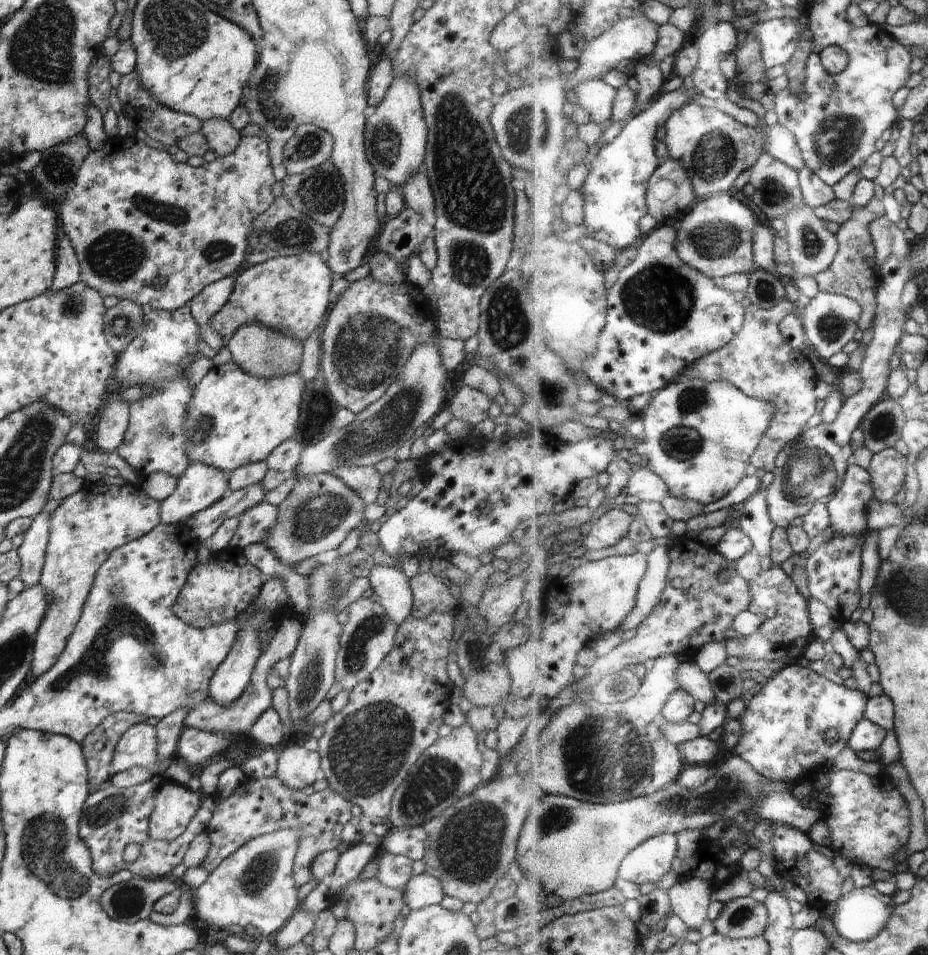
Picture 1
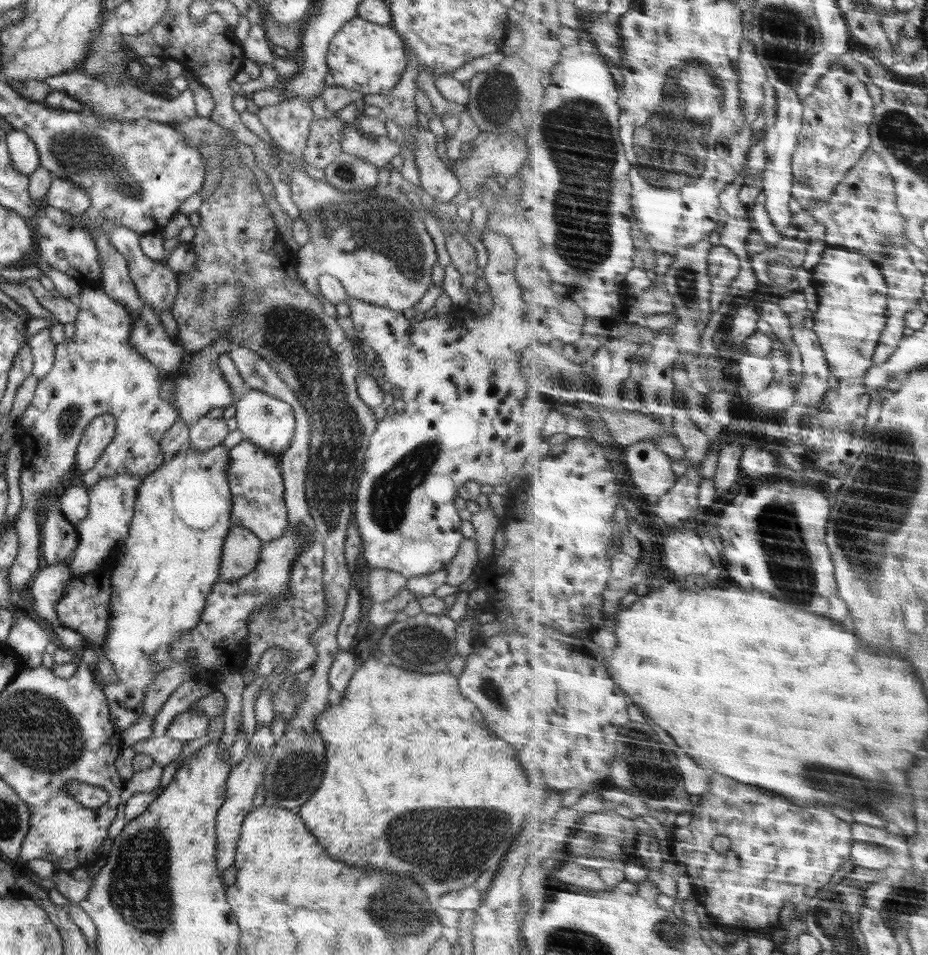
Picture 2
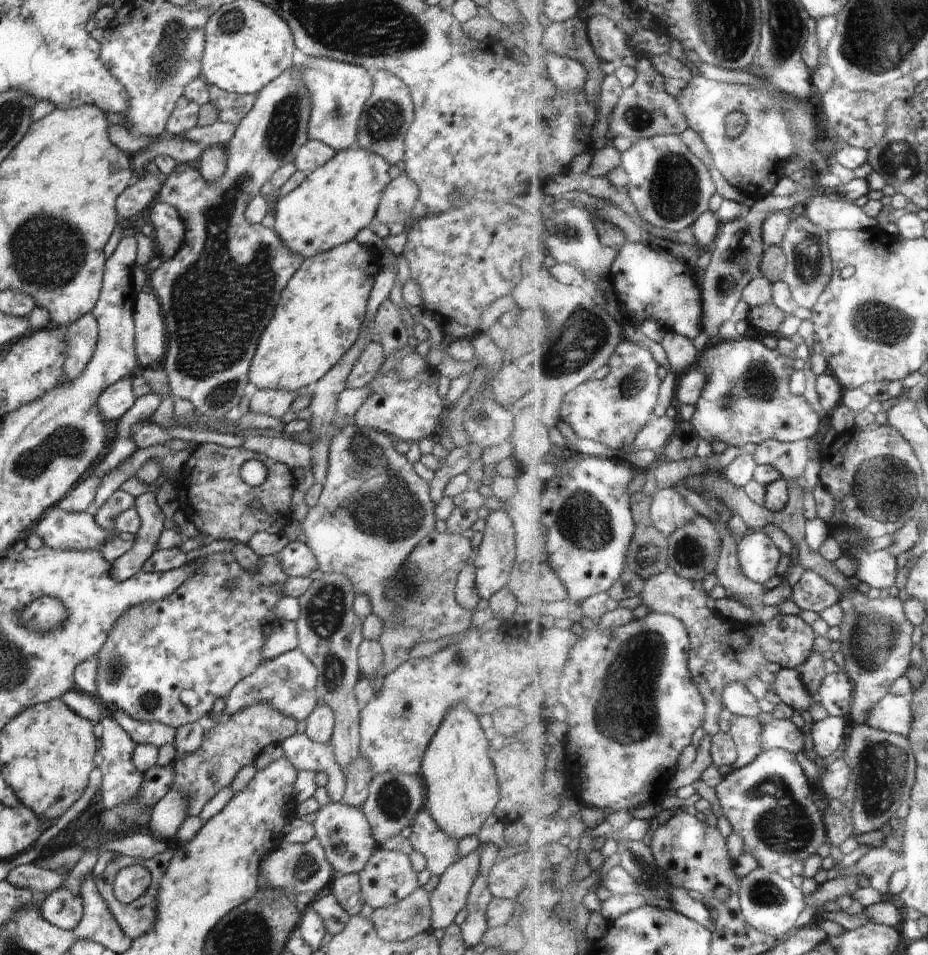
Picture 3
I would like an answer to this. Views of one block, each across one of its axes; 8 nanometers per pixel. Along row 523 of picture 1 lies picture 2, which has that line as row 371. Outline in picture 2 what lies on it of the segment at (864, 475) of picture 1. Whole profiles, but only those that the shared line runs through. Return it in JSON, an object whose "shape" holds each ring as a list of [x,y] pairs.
{"shape":[[[827,248],[822,261],[813,268],[812,272],[814,272],[814,286],[818,288],[819,296],[819,309],[814,316],[814,329],[820,335],[831,371],[839,380],[865,376],[875,365],[874,356],[889,323],[886,310],[889,310],[890,286],[882,268],[876,266],[876,262],[864,254],[846,248]]]}

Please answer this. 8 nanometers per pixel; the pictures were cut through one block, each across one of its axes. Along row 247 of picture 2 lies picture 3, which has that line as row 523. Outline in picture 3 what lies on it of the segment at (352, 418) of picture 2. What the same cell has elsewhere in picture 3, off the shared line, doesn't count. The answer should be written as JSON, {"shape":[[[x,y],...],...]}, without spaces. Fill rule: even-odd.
{"shape":[[[218,444],[197,445],[191,450],[190,459],[182,467],[181,482],[177,484],[176,490],[181,502],[180,511],[184,511],[187,520],[206,537],[213,541],[226,541],[247,544],[250,538],[258,532],[265,531],[271,534],[283,534],[284,527],[292,520],[291,518],[291,497],[296,488],[297,481],[292,475],[292,470],[284,464],[275,462],[262,455],[250,453],[242,448],[224,448]],[[256,459],[260,461],[267,470],[267,478],[259,486],[252,487],[246,484],[240,477],[240,468],[247,461]],[[258,499],[262,502],[260,510],[252,511],[248,503]]]}

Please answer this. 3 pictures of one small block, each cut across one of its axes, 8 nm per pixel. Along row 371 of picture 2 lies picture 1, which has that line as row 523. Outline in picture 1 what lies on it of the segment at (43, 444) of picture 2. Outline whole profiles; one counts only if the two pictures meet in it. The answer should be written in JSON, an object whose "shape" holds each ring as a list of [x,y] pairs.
{"shape":[[[100,482],[86,484],[51,514],[50,537],[39,580],[50,604],[34,636],[31,665],[34,678],[48,672],[64,651],[102,563],[116,548],[145,536],[159,526],[159,511],[159,504],[145,496],[139,485],[108,486]]]}

